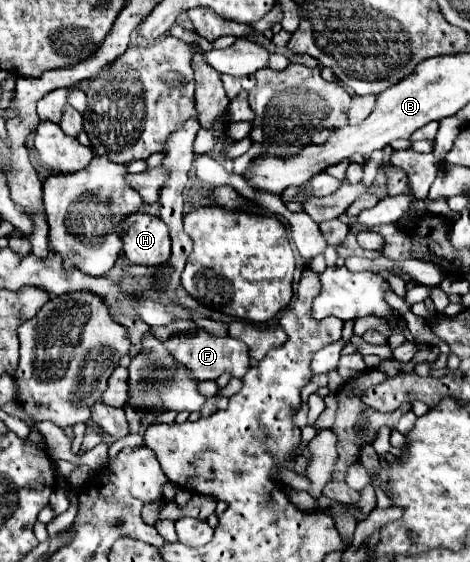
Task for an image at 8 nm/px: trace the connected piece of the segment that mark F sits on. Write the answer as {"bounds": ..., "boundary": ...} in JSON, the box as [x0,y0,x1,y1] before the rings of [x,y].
{"bounds":[165,328,249,382],"boundary":[[[199,328],[193,336],[167,340],[165,346],[175,356],[177,362],[181,362],[183,366],[187,366],[193,372],[193,376],[199,382],[217,380],[223,372],[231,372],[235,378],[243,378],[243,374],[247,374],[247,370],[249,370],[249,352],[247,352],[245,342],[239,342],[229,336],[219,338],[219,336],[213,336],[213,334]]]}

